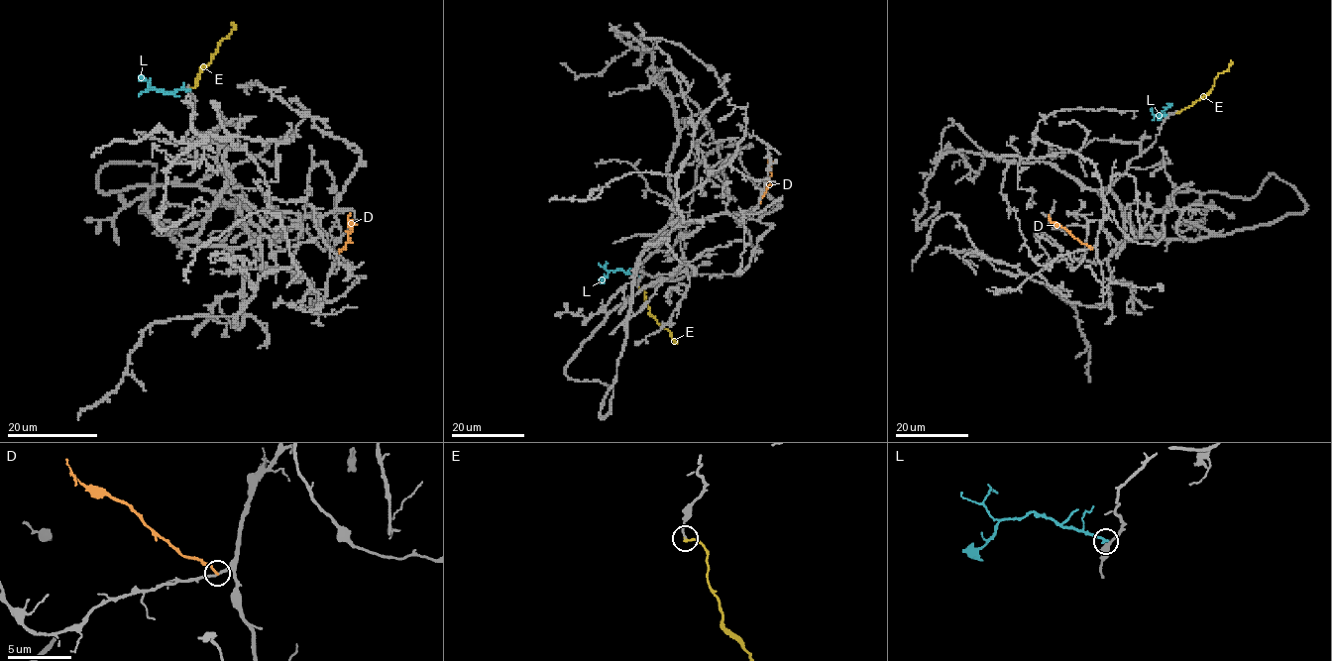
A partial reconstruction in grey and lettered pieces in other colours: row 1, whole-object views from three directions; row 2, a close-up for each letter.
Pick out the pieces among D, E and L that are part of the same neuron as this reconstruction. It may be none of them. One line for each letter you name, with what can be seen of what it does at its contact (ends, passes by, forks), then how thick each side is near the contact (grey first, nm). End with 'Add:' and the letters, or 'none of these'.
E: it ends there; 150 nm thick on the grey side, 180 nm on the other
Add: E

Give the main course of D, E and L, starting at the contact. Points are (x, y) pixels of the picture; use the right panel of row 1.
D: (1090, 248), (1050, 219), (1051, 223)
E: (1177, 112), (1204, 96), (1212, 86), (1214, 77), (1229, 67), (1231, 60)
L: (1166, 115), (1160, 117), (1152, 113), (1153, 105)

